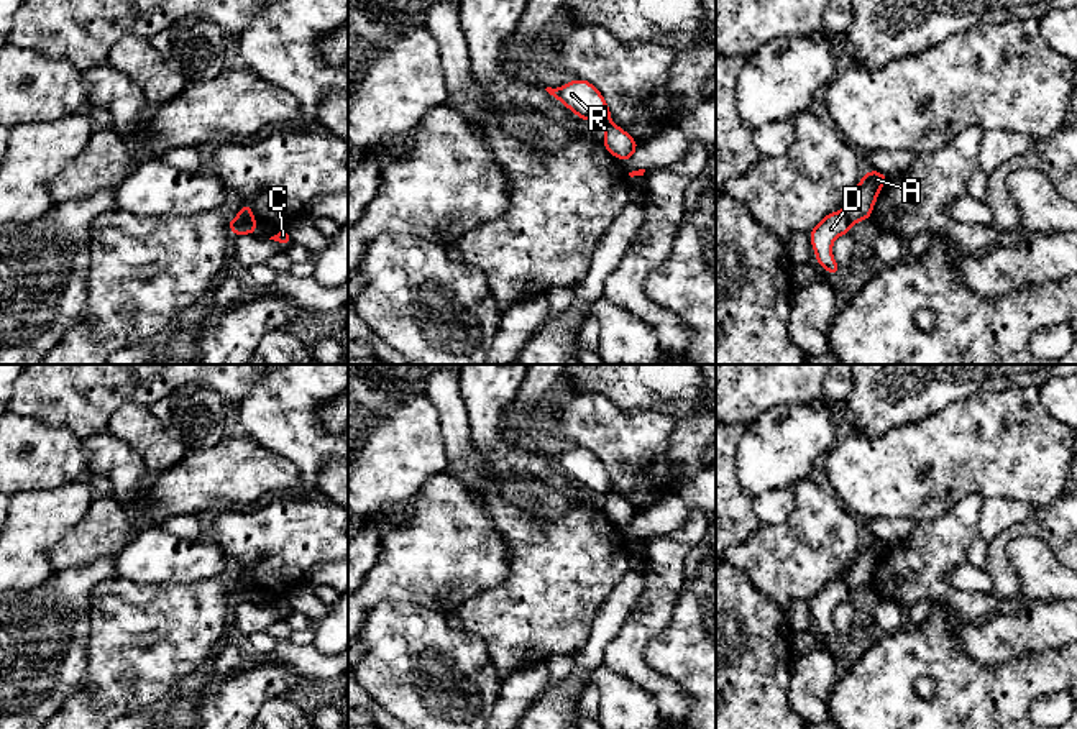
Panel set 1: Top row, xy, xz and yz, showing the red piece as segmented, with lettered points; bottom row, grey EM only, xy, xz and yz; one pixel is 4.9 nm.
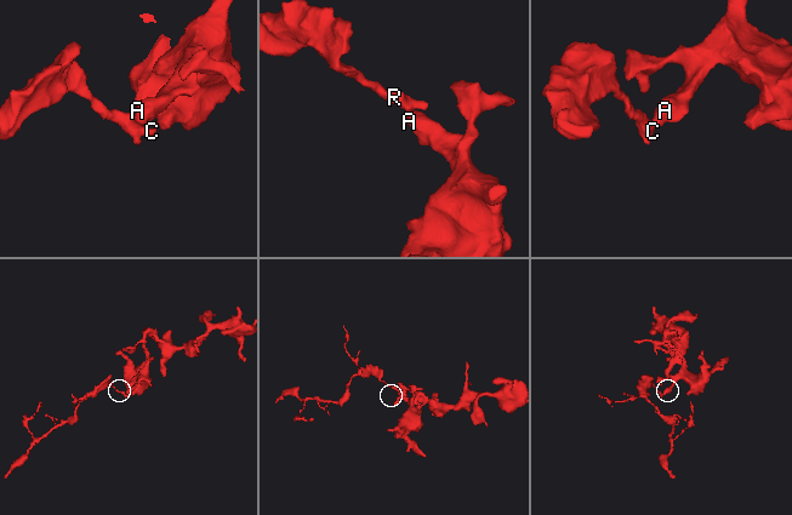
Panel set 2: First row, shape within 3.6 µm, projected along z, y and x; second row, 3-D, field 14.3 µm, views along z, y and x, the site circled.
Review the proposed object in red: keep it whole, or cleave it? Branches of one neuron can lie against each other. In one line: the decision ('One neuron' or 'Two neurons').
Two neurons

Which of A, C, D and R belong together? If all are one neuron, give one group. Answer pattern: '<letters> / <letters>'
A / C D R

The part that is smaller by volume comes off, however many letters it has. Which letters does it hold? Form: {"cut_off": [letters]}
{"cut_off": ["C", "D", "R"]}

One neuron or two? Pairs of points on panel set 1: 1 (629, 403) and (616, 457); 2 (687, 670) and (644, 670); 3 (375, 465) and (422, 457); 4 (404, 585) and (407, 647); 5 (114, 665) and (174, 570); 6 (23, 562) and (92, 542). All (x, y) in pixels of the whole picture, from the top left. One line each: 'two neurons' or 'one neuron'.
1: two neurons
2: two neurons
3: one neuron
4: two neurons
5: two neurons
6: two neurons

